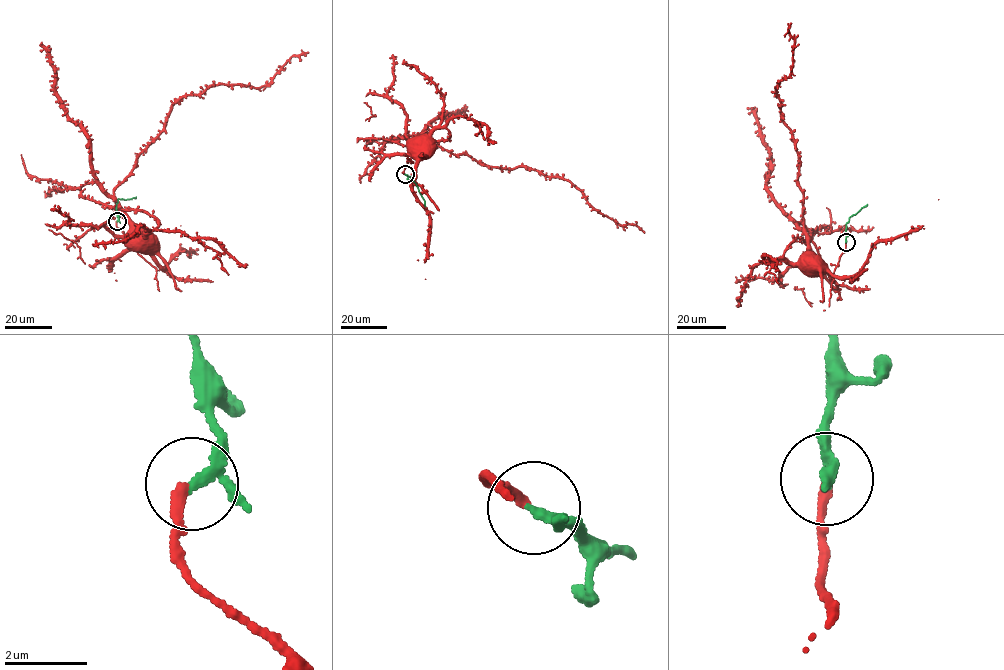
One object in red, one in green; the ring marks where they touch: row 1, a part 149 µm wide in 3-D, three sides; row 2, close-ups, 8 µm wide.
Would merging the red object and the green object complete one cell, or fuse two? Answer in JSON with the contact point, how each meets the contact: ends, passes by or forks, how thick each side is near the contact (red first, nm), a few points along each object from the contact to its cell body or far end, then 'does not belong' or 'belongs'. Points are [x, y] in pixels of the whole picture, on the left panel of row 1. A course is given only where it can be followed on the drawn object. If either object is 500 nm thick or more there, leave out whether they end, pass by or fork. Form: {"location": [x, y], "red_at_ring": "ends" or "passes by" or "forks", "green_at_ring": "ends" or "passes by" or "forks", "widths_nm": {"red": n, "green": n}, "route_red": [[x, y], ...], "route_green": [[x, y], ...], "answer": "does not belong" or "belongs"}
{"location": [117, 221], "red_at_ring": "ends", "green_at_ring": "passes by", "widths_nm": {"red": 240, "green": 190}, "route_red": [[116, 221], [116, 226], [125, 238], [151, 263], [151, 255], [135, 249], [129, 236]], "route_green": [[117, 221], [117, 200], [136, 196]], "answer": "belongs"}

